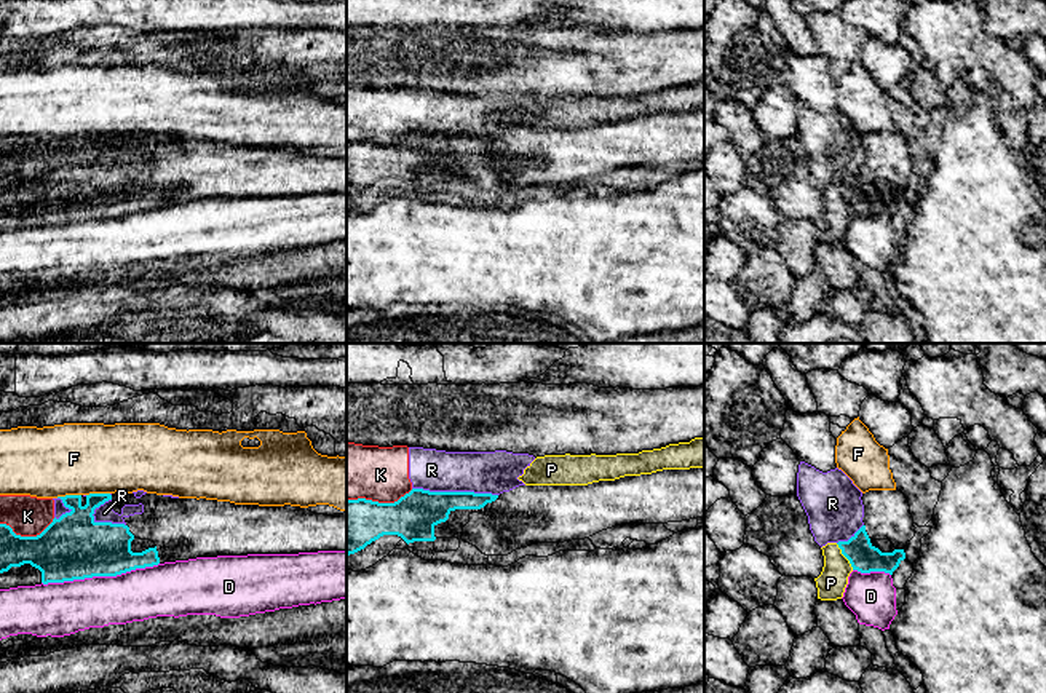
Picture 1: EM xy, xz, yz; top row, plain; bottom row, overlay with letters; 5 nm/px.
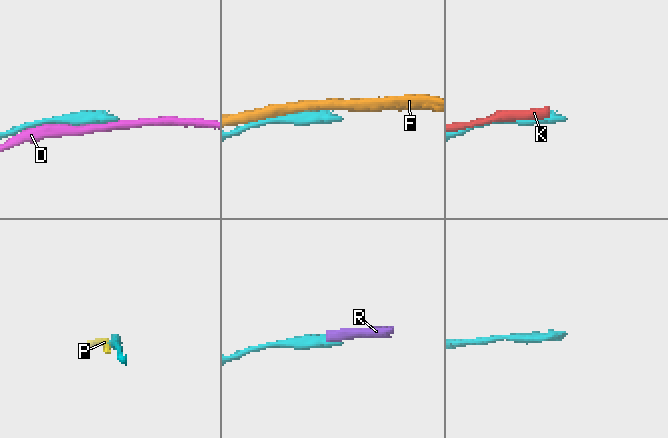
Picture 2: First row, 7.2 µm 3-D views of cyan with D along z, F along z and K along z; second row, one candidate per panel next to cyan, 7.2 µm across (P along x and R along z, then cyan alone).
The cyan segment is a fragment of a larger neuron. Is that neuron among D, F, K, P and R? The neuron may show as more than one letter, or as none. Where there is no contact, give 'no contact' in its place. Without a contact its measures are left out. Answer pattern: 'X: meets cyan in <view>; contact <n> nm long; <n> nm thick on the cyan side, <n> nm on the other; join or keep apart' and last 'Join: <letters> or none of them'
D: meets cyan in xy; contact 600 nm long; 320 nm thick on the cyan side, 260 nm on the other; keep apart
F: meets cyan in xy; contact 130 nm long; 300 nm thick on the cyan side, 360 nm on the other; keep apart
K: meets cyan in xz; contact 340 nm long; 280 nm thick on the cyan side, 280 nm on the other; keep apart
P: meets cyan in yz; contact 160 nm long; 150 nm thick on the cyan side, 150 nm on the other; keep apart
R: meets cyan in xz; contact 440 nm long; 220 nm thick on the cyan side, 220 nm on the other; keep apart
Join: none of them

